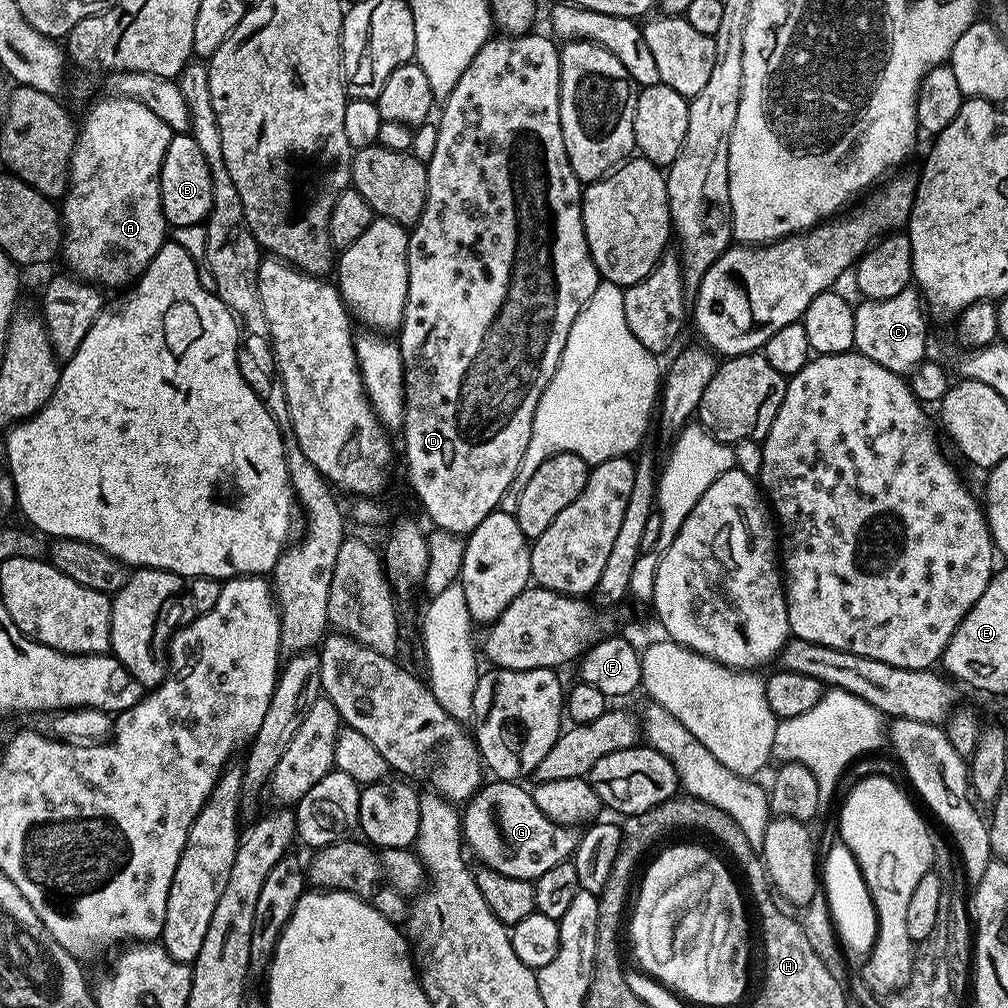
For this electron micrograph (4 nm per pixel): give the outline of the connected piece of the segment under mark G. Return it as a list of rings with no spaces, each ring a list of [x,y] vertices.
[[[495,778],[489,781],[462,808],[463,839],[469,849],[476,851],[483,867],[493,868],[510,878],[535,882],[546,870],[569,859],[579,848],[577,829],[546,818],[523,783]]]

